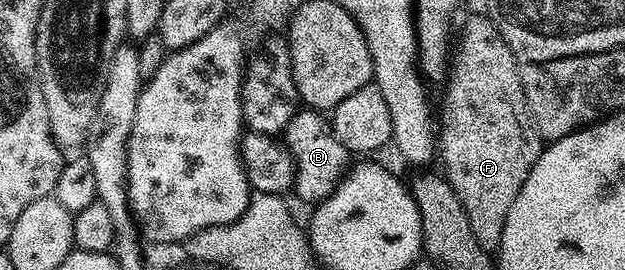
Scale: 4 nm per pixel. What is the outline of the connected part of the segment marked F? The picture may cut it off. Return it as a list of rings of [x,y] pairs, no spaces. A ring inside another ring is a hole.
[[[481,16],[467,19],[462,34],[459,37],[457,34],[456,48],[448,65],[448,76],[444,81],[446,98],[442,101],[440,161],[442,157],[444,176],[452,191],[456,191],[468,215],[476,243],[480,243],[486,253],[493,254],[504,235],[508,211],[512,203],[516,203],[516,195],[520,195],[520,187],[524,187],[524,179],[528,179],[544,145],[530,119],[530,110],[526,107],[526,96],[522,90],[514,53],[506,46],[489,16]]]

